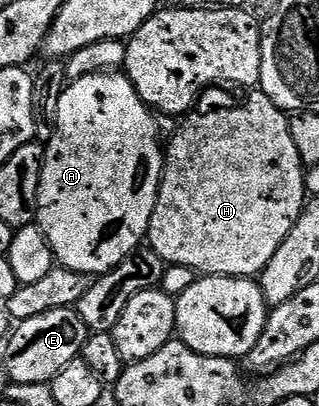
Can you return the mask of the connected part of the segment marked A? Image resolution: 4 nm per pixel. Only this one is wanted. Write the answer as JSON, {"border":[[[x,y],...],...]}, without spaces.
{"border":[[[122,72],[85,75],[70,82],[60,95],[54,133],[45,145],[37,191],[35,221],[62,268],[102,275],[117,268],[144,244],[159,198],[165,149],[155,126],[155,113],[137,95]]]}

